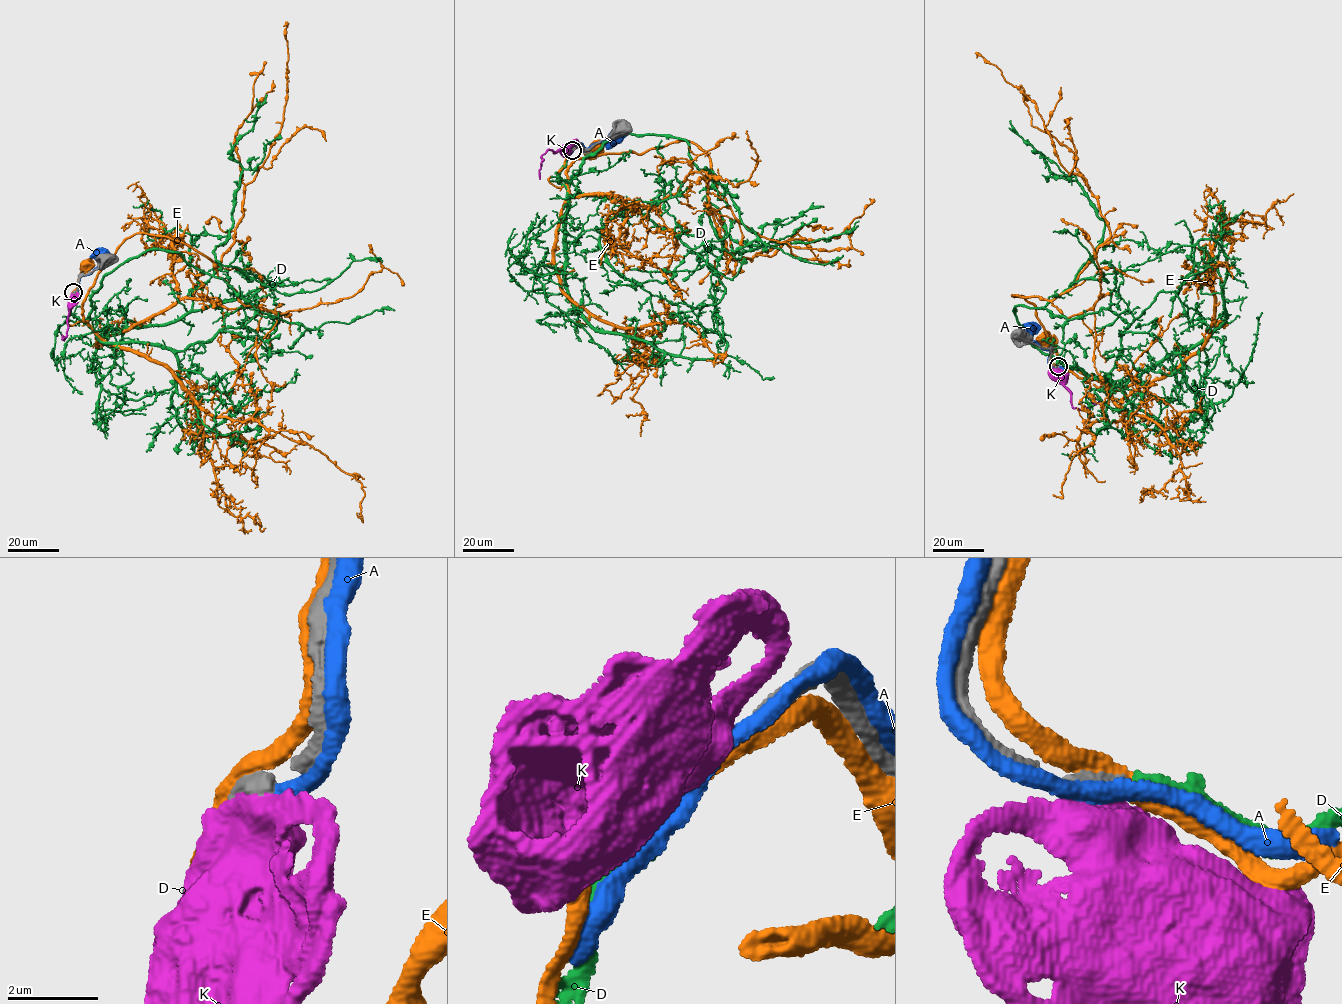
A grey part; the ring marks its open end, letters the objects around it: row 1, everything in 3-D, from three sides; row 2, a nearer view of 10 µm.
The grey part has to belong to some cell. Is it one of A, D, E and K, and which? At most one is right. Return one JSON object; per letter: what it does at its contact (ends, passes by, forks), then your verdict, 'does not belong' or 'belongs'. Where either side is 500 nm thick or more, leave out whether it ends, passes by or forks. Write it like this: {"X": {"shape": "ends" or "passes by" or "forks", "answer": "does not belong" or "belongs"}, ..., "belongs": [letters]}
{"A": {"answer": "does not belong"}, "D": {"shape": "ends", "answer": "belongs"}, "E": {"answer": "does not belong"}, "K": {"answer": "does not belong"}, "belongs": ["D"]}

